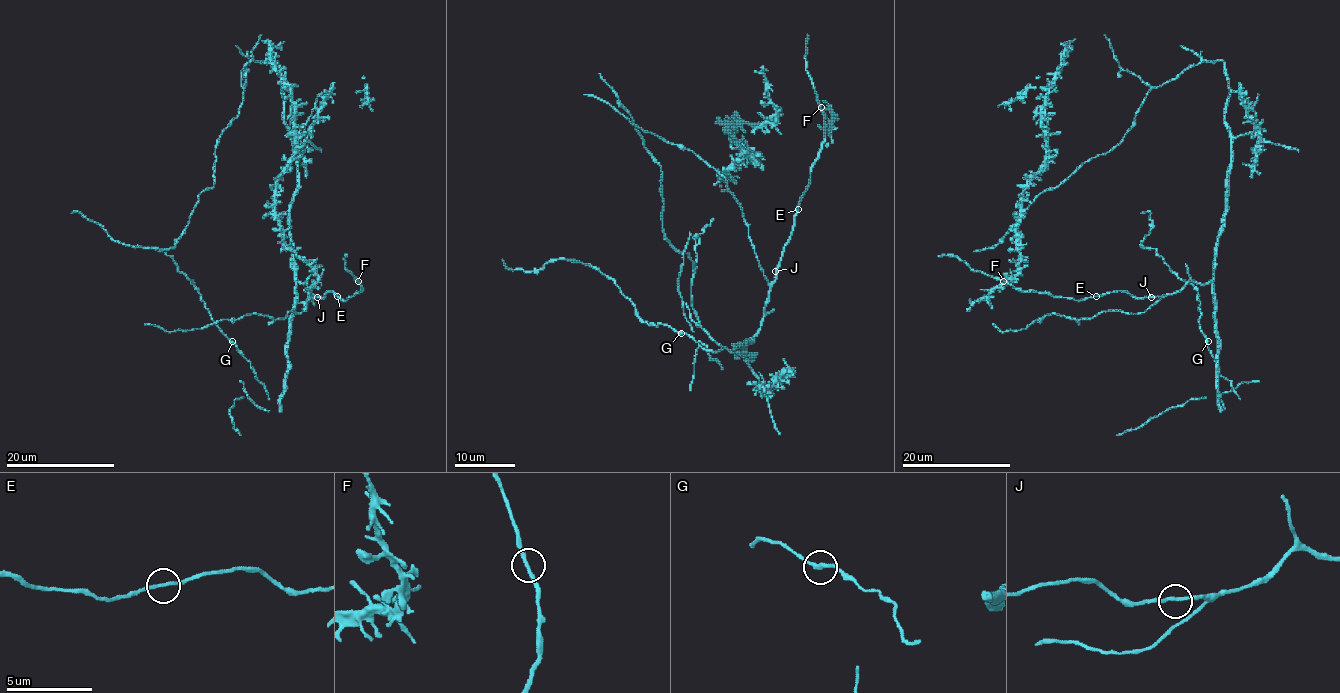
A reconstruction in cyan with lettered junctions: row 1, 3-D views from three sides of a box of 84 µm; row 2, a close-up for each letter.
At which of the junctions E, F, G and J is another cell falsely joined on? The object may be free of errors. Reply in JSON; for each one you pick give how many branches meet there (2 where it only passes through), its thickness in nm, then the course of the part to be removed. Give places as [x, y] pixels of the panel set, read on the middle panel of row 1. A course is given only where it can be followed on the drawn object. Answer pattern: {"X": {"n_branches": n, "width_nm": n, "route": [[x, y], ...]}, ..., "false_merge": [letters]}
{"false_merge": []}

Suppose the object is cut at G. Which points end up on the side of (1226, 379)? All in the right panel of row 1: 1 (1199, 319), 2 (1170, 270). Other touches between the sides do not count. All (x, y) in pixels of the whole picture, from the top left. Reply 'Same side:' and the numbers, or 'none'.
Same side: none

